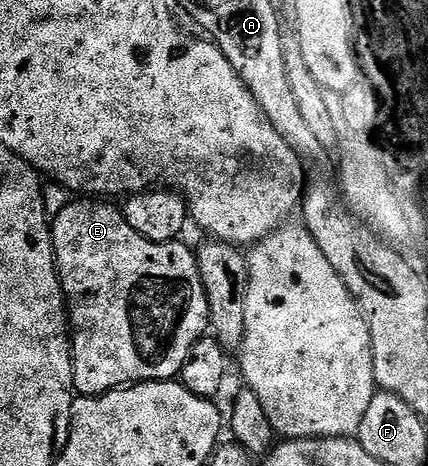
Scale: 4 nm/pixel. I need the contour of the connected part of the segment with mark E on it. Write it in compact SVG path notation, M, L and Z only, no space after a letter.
M79 199L76 203L67 203L59 212L54 212L53 222L51 225L51 236L53 237L53 245L55 246L55 264L59 270L59 280L63 286L63 295L67 299L67 318L69 320L69 330L71 332L71 356L73 357L73 373L75 374L75 389L80 396L84 395L104 395L107 391L114 391L116 387L125 387L132 383L149 383L152 379L169 379L174 380L176 376L182 372L185 361L189 357L189 353L193 349L193 345L197 340L208 334L209 324L211 321L211 313L209 311L209 301L207 300L207 290L201 279L199 272L199 261L194 250L191 251L183 244L183 241L172 241L170 243L154 243L149 241L141 233L137 233L137 229L131 224L131 220L127 218L122 210L119 211L111 203L102 203L99 199Z

